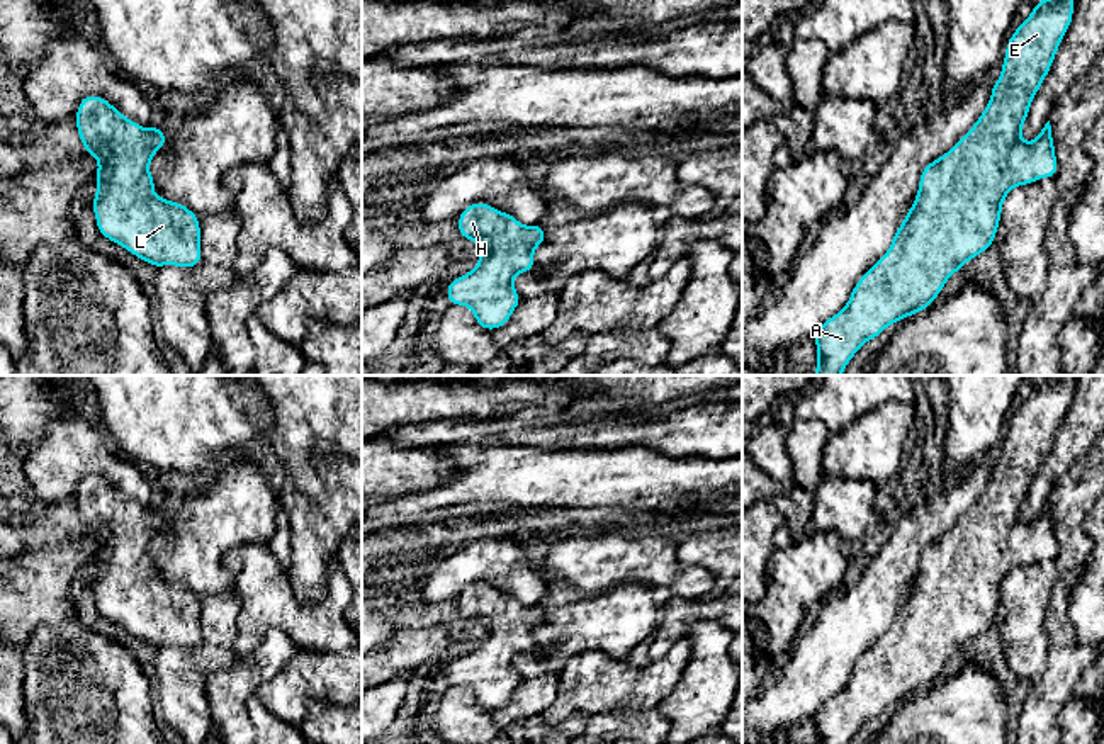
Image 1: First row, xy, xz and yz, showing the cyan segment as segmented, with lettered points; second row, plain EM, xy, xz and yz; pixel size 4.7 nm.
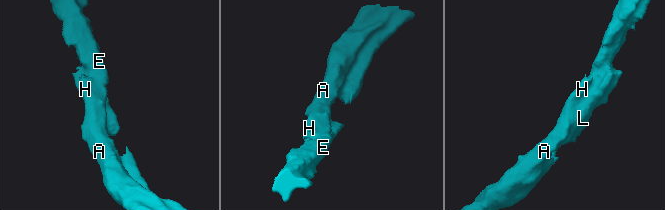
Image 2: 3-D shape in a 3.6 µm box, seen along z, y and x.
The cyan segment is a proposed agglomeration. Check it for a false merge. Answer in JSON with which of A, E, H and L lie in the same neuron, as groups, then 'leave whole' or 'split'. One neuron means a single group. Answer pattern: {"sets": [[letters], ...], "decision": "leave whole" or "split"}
{"sets": [["A", "E", "H", "L"]], "decision": "leave whole"}

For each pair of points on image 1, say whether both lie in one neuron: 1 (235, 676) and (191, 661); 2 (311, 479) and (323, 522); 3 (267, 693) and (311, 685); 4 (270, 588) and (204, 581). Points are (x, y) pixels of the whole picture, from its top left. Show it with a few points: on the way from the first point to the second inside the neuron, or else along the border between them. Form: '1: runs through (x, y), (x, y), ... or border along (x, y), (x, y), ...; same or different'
1: border along (238, 656), (206, 678), (209, 710); different
2: border along (287, 478), (315, 500), (323, 501), (326, 498); different
3: runs through (277, 693), (287, 693), (296, 685), (301, 685); same
4: border along (243, 546), (235, 546), (225, 556), (236, 591); different

